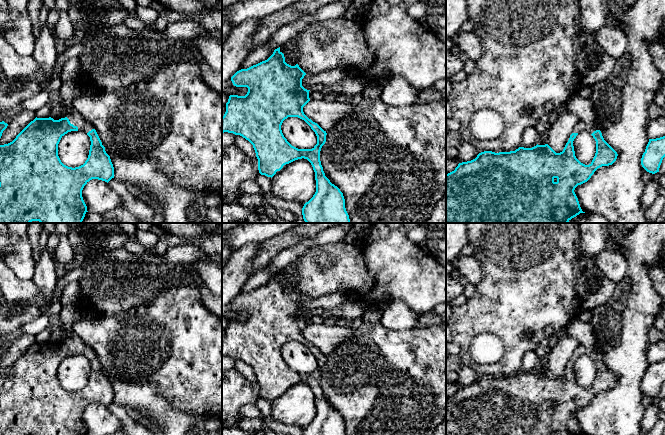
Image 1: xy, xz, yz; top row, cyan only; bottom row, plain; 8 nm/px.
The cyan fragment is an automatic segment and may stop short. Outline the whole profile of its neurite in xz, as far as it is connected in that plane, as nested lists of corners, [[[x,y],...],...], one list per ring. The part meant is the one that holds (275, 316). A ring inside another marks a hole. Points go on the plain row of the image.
[[[280,271],[265,285],[247,293],[237,295],[231,305],[236,311],[247,311],[245,320],[230,319],[226,327],[226,336],[222,341],[222,357],[240,359],[252,369],[258,383],[258,394],[261,399],[273,401],[284,389],[298,383],[307,383],[315,396],[316,416],[304,428],[302,435],[346,435],[345,423],[340,413],[325,400],[320,385],[320,375],[326,366],[326,355],[309,343],[303,331],[310,325],[309,315],[302,310],[306,297],[298,288],[291,290],[285,286]],[[288,341],[304,344],[317,360],[317,368],[312,373],[298,373],[284,361],[281,349]]]

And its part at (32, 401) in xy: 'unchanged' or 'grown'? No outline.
grown

